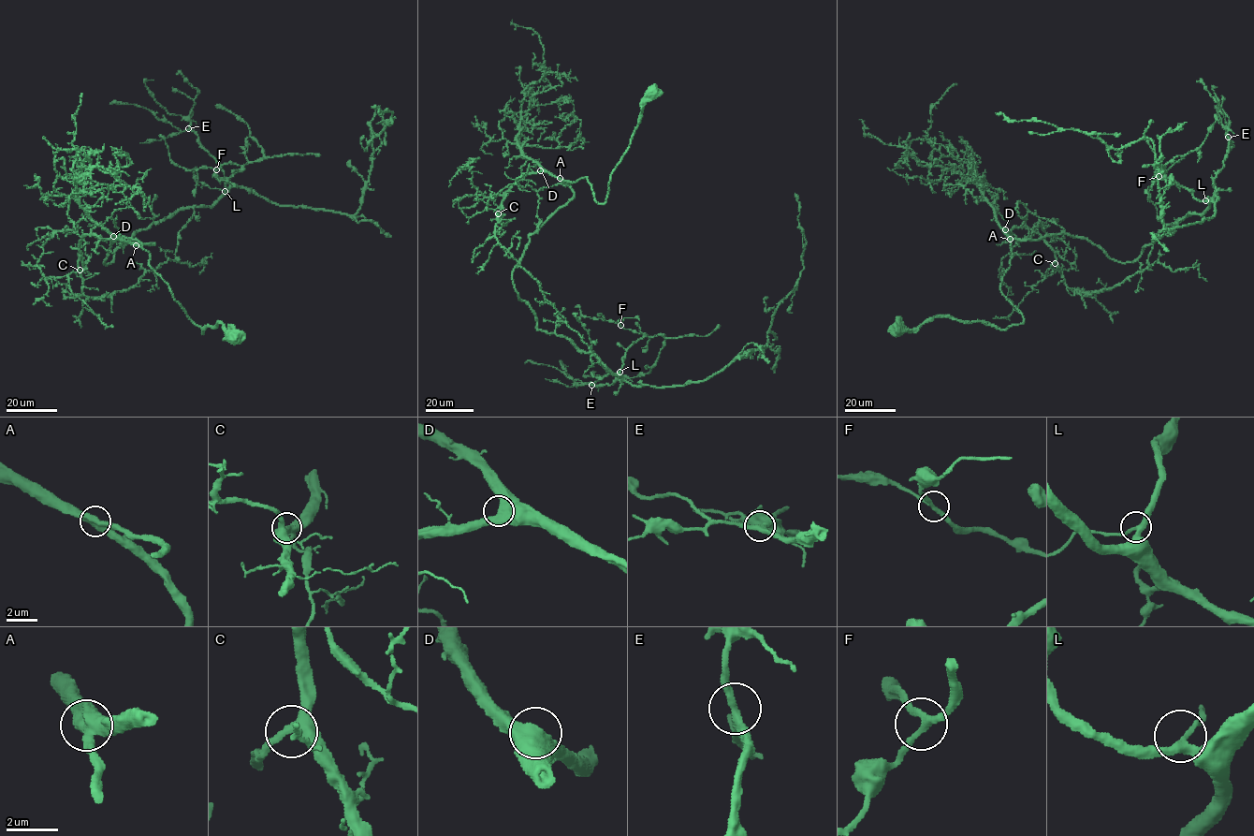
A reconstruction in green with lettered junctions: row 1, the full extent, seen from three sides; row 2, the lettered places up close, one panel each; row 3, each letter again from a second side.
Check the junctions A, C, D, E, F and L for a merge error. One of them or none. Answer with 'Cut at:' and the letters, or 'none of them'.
Cut at: none of them

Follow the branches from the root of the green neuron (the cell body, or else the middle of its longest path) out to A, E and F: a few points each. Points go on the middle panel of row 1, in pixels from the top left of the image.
A: (652, 91), (629, 148), (610, 175), (604, 203), (594, 198), (586, 177), (569, 183), (560, 179)
E: (652, 91), (606, 200), (586, 177), (562, 180), (574, 196), (513, 270), (536, 328), (623, 380), (591, 385)
F: (652, 91), (606, 200), (562, 180), (574, 196), (513, 270), (536, 328), (614, 374), (643, 335), (620, 325)

